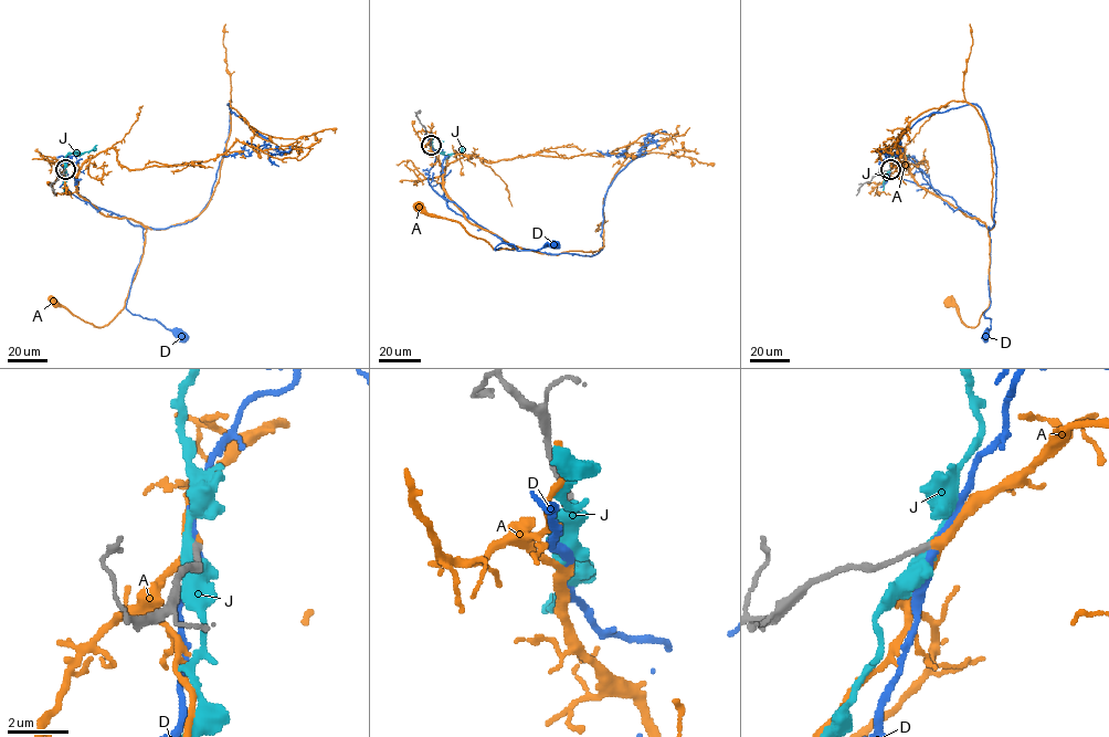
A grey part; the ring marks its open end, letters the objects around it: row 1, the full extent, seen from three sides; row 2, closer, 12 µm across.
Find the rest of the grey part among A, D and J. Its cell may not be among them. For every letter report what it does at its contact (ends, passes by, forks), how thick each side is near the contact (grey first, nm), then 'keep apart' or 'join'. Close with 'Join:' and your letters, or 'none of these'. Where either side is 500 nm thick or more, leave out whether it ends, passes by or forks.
A: it passes by | 200/320 nm | join
D: it passes by | 220/280 nm | keep apart
J: it passes by | 220/400 nm | keep apart
Join: A

